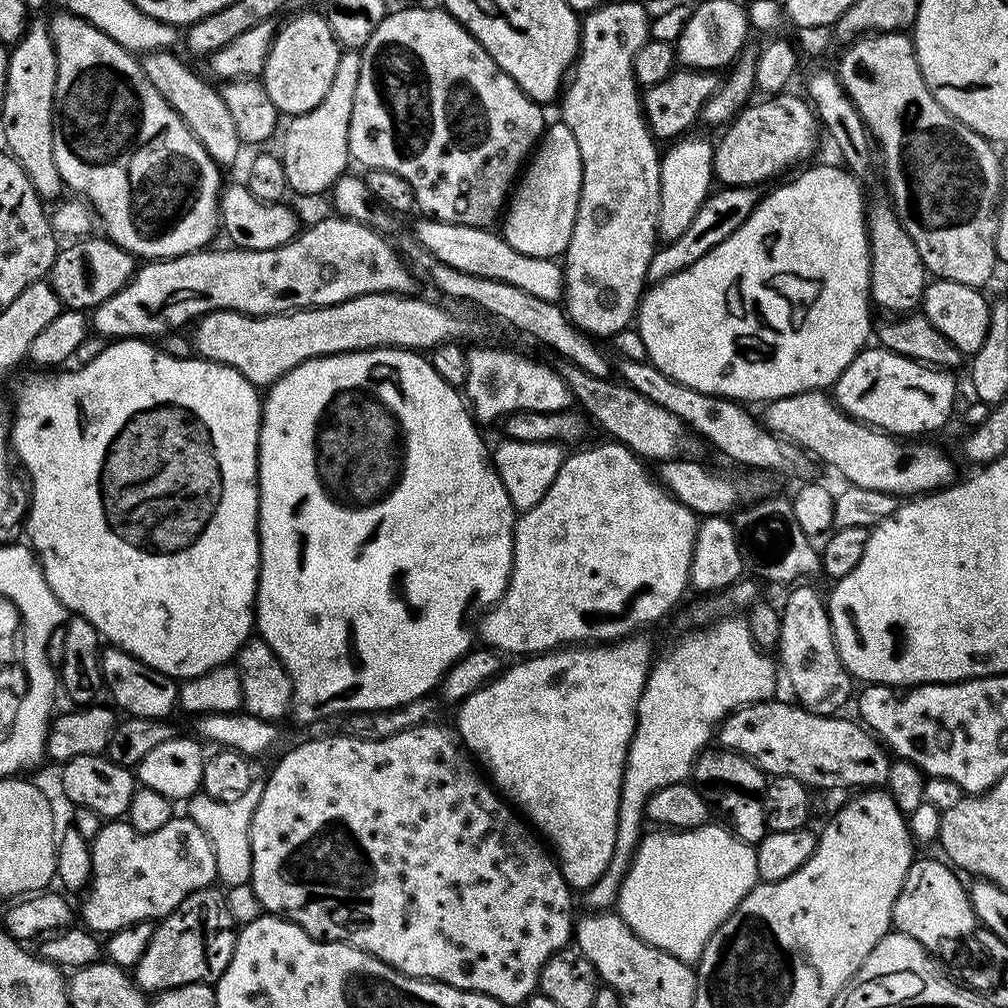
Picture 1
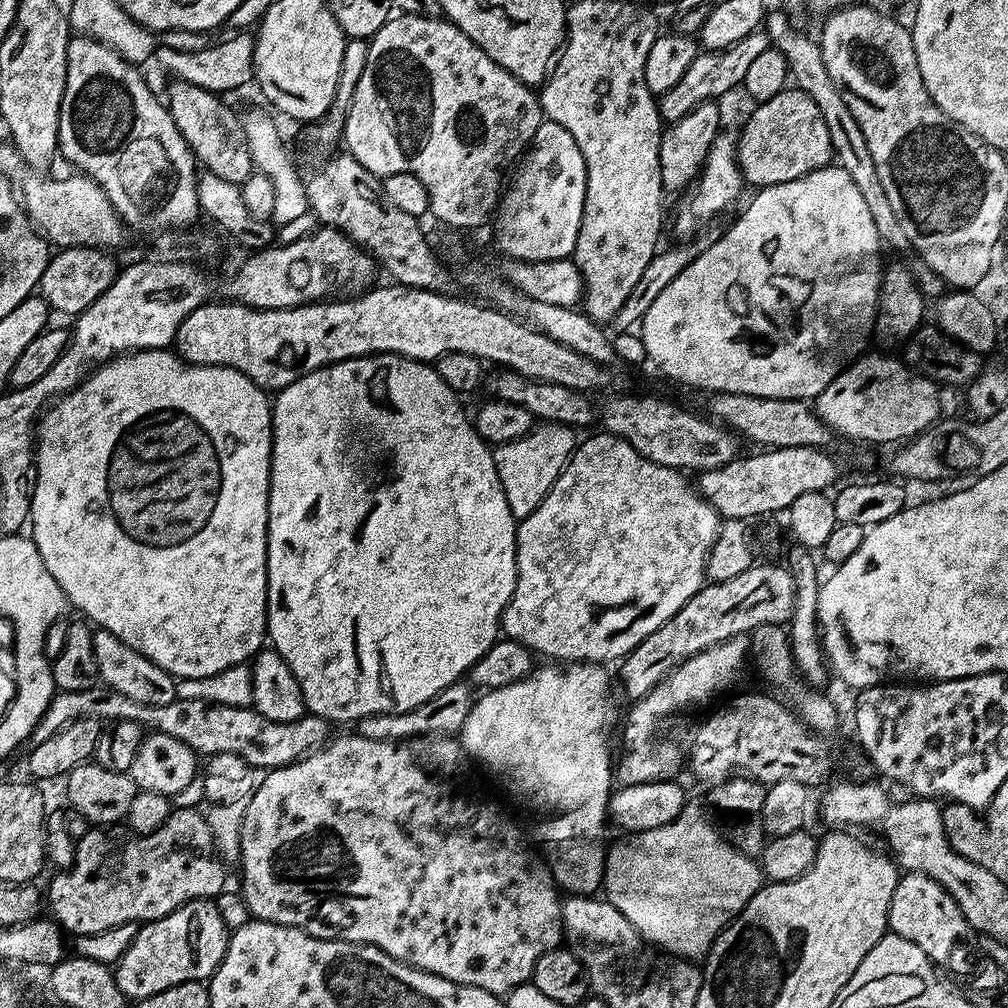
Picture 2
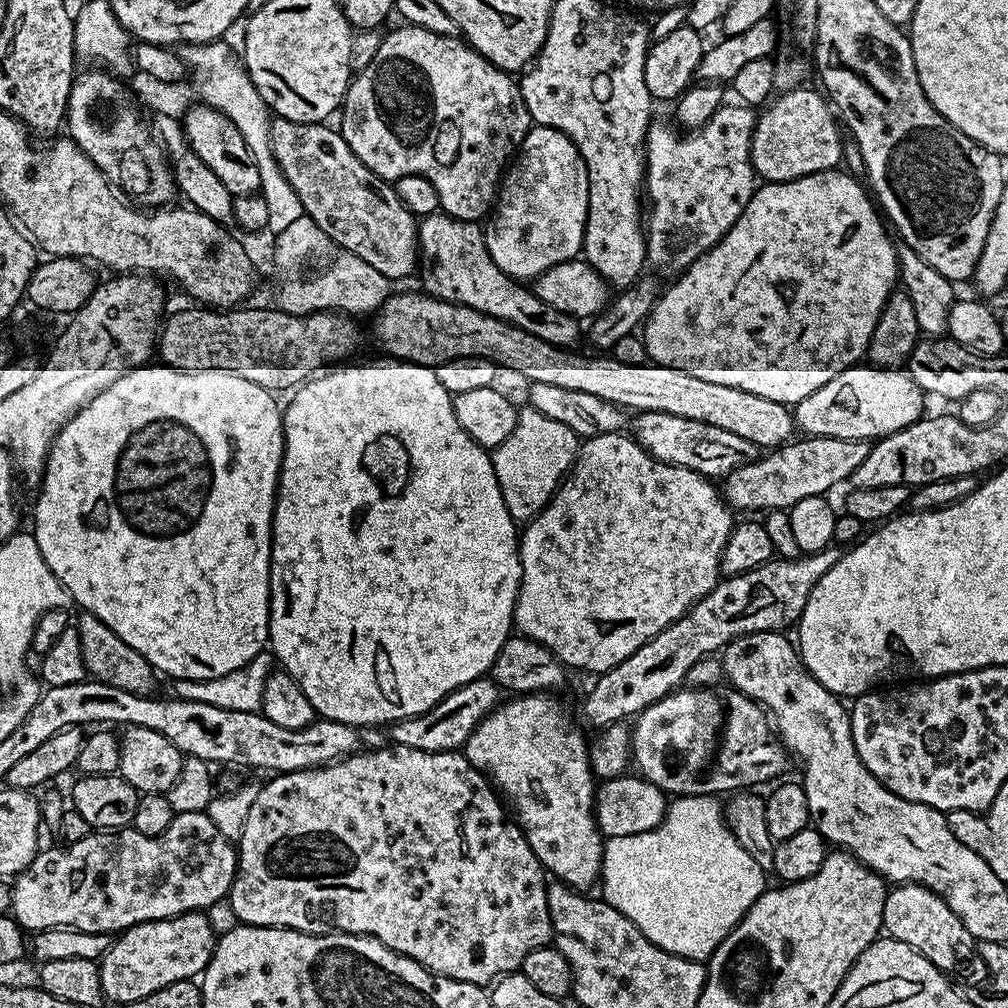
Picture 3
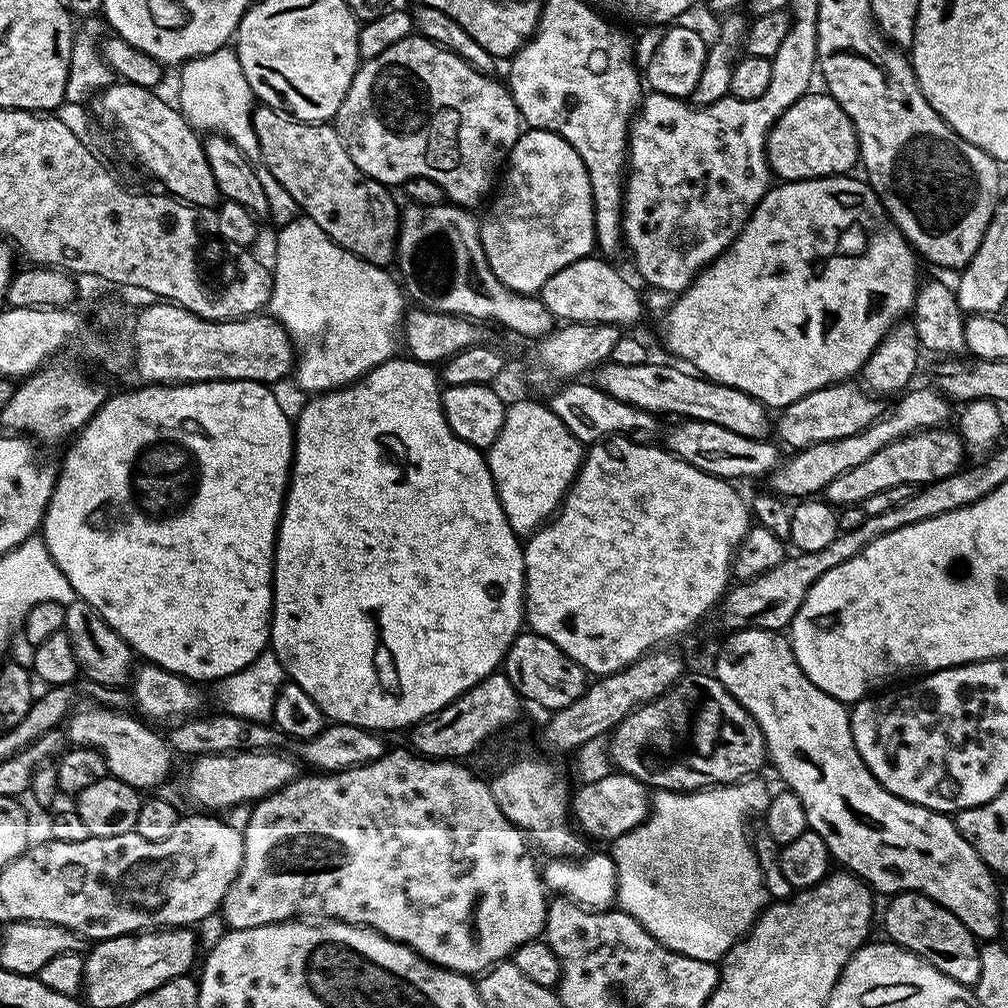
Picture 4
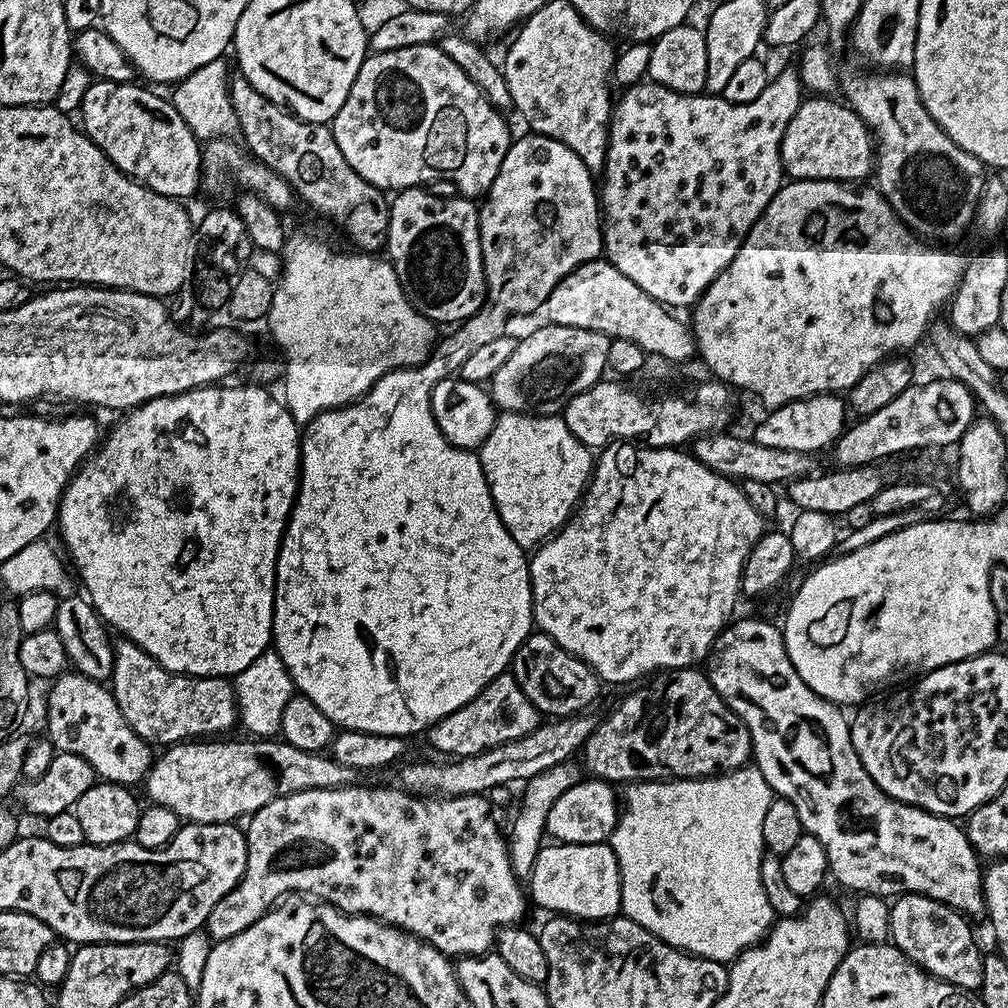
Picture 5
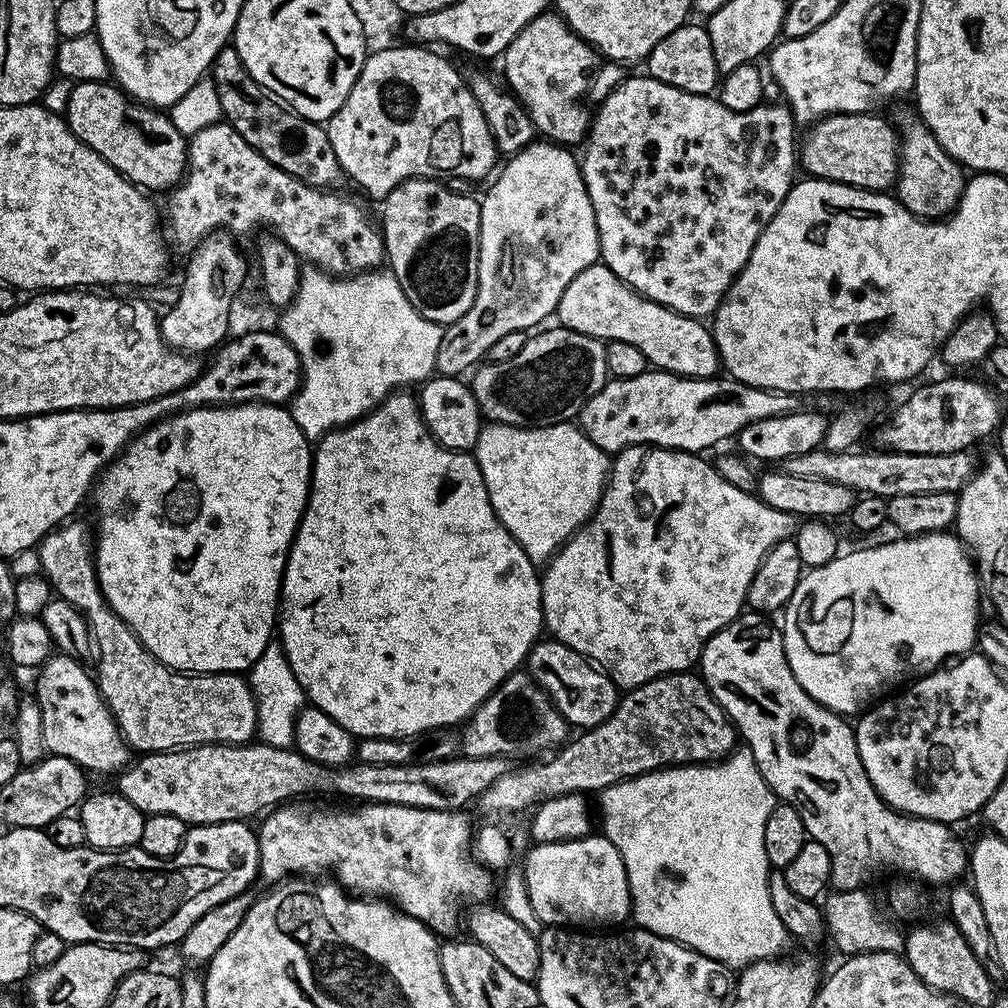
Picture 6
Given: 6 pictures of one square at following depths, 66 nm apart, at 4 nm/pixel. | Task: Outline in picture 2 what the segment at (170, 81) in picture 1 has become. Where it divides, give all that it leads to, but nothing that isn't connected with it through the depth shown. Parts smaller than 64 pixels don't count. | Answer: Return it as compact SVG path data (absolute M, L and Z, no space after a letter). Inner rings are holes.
M172 80L169 85L166 95L168 113L195 154L197 165L204 172L212 172L226 182L243 184L244 179L254 170L243 119L236 117L235 110L224 101L227 99L210 90L202 90L202 86L181 80Z

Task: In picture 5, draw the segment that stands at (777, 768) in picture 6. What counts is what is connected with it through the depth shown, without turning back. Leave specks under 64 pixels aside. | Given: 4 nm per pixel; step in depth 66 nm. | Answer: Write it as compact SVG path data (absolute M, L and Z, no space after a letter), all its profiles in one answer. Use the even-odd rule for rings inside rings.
M740 620L737 624L735 622L729 623L724 631L716 637L715 644L712 645L710 659L706 664L706 671L708 673L708 681L711 682L717 694L726 702L726 706L730 706L730 710L734 710L734 714L738 714L742 722L749 728L752 738L754 767L762 770L762 774L766 778L766 782L772 787L773 793L779 799L794 802L794 810L803 813L806 808L804 805L804 792L816 792L816 828L814 828L814 834L818 838L818 842L824 844L826 858L828 859L828 870L833 881L836 879L842 887L851 888L854 894L895 898L909 892L917 892L920 896L929 896L938 902L949 904L951 908L956 909L957 912L965 917L973 918L972 916L983 917L985 915L982 860L976 849L973 848L972 843L969 842L967 831L961 825L959 828L956 825L959 823L955 819L947 816L936 816L933 812L925 812L923 808L916 808L912 804L903 804L902 801L894 799L893 796L887 796L876 785L874 778L870 778L866 766L862 766L860 755L852 741L849 717L847 715L844 717L840 713L843 711L837 705L832 704L818 694L814 694L814 690L810 690L810 686L806 686L806 682L802 682L798 670L794 670L794 662L790 662L790 654L784 645L783 631L777 625L775 628L768 620Z

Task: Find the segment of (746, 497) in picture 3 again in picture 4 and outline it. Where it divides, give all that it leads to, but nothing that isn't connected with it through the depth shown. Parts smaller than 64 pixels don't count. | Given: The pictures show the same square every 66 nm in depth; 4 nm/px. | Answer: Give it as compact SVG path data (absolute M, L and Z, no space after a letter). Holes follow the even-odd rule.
M931 387L930 389L915 388L905 391L895 401L897 404L889 412L887 409L883 414L877 416L870 427L862 429L858 434L850 434L846 438L838 438L830 442L809 444L807 448L793 451L792 457L789 460L787 457L786 462L781 463L780 467L771 473L771 491L781 498L789 498L788 496L815 497L823 493L824 488L830 486L834 478L838 478L838 474L846 474L846 470L854 470L854 466L866 462L866 458L871 458L873 454L878 454L882 446L890 446L890 442L908 436L911 432L922 432L925 428L945 427L949 423L949 401Z

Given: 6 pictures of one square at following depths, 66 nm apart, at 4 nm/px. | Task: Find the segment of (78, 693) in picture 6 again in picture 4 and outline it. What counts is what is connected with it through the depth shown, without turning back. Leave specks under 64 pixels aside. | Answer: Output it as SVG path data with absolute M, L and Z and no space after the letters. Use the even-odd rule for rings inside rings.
M84 706L79 710L73 711L66 721L66 740L69 745L77 748L96 748L102 754L104 765L108 767L108 775L126 782L126 786L137 790L145 790L144 788L152 788L148 790L156 790L160 783L168 776L168 771L172 768L172 759L174 753L165 737L155 732L155 727L149 726L143 719L137 718L135 715L127 716L129 713L124 710L114 708L102 708L99 706Z

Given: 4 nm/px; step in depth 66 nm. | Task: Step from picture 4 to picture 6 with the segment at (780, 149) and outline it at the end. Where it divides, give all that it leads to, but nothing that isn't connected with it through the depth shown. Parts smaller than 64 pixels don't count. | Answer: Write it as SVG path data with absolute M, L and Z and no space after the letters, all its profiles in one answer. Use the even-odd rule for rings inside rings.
M839 112L822 116L803 133L798 160L809 177L833 180L868 192L883 192L896 182L898 171L898 133L880 114Z

